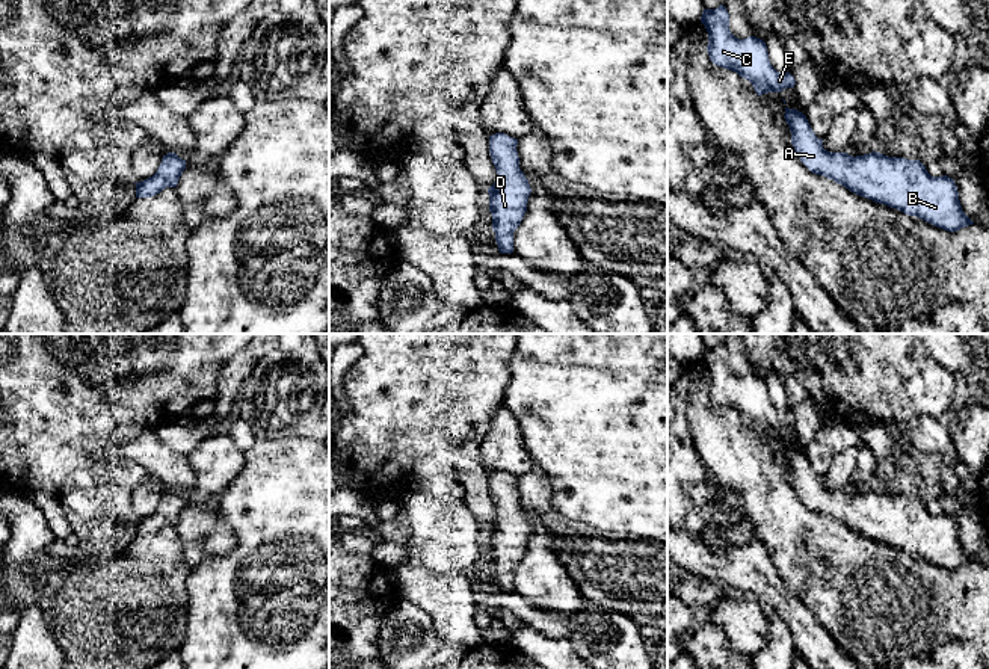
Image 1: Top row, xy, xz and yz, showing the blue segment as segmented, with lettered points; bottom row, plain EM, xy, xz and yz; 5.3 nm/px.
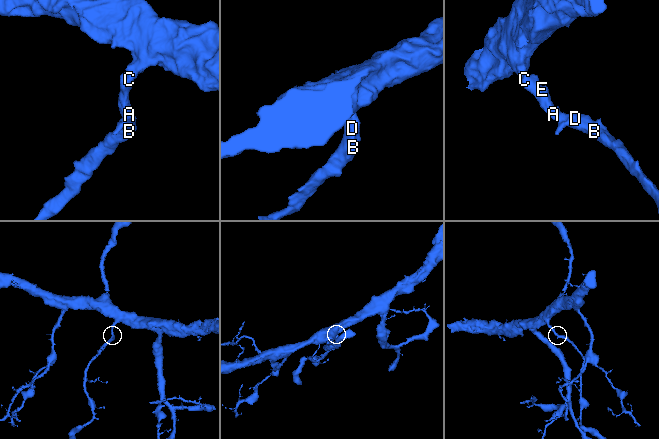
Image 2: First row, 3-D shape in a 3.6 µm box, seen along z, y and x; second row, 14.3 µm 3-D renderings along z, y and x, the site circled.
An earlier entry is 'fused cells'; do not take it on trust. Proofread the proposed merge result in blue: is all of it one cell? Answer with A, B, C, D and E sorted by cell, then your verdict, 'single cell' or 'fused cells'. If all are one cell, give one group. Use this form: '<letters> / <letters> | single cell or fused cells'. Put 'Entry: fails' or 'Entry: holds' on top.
Entry: fails
A B C D E | single cell

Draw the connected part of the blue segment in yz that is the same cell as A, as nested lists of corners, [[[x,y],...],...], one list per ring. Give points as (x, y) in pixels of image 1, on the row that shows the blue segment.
[[[785,107],[784,118],[797,157],[812,174],[950,233],[974,224],[962,210],[953,178],[932,177],[920,160],[876,151],[856,157],[829,153],[802,112]]]

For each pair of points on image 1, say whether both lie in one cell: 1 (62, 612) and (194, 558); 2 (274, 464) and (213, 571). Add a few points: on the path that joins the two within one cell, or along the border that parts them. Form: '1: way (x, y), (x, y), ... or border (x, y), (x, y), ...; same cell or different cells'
1: border (174, 527), (183, 558), (192, 567); different cells
2: way (274, 493), (274, 518), (242, 550); same cell

